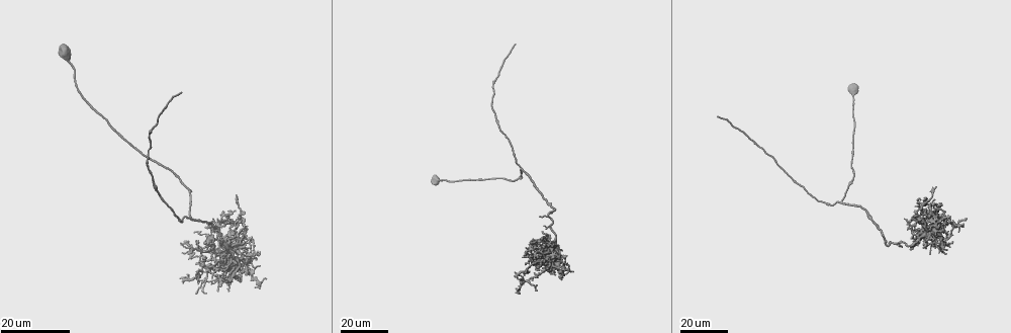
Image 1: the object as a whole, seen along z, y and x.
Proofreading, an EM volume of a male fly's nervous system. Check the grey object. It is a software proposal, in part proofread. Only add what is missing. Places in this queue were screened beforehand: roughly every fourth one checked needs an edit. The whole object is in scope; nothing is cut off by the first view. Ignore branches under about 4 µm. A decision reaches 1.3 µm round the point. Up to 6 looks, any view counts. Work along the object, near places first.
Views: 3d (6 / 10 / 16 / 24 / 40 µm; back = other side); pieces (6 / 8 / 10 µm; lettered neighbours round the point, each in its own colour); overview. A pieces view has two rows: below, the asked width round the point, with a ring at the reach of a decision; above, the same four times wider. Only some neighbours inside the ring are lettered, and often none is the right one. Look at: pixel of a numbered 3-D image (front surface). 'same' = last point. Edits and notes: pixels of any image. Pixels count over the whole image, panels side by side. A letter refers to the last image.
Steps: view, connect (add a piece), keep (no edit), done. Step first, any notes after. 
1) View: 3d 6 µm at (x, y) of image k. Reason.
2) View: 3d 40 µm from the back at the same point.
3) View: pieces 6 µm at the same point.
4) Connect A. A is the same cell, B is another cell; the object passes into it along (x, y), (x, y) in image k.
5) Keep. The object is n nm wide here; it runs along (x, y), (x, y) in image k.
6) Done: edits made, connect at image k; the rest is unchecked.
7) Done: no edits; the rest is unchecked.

View: 3d 16 µm at (550, 272) of image 1. Branch stops here.

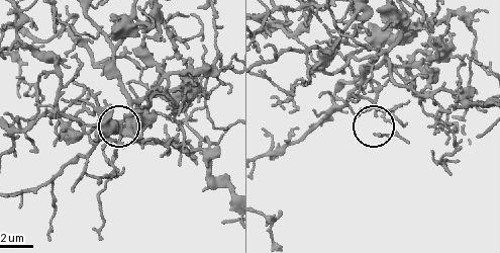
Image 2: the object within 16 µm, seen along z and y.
View: pieces 10 µm at (379, 134) of image 2.

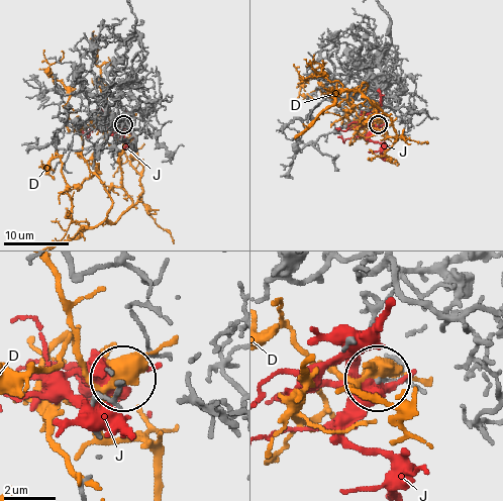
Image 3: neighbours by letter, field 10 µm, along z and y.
Keep. D and J are other cells; no lettered piece goes on from it.

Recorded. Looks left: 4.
View: 3d 16 µm at (533, 271) of image 1. Free end.

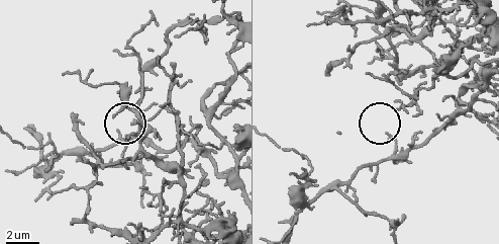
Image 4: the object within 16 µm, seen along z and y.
View: pieces 8 µm at (133, 121) of image 4.

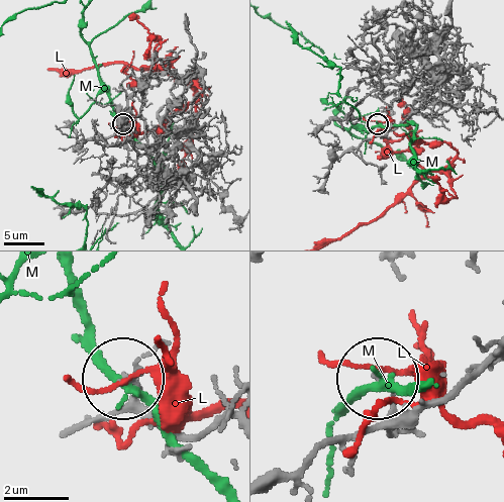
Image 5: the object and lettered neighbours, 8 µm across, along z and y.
Keep. The object is 160 nm wide here; L and M are other cells; no lettered piece goes on from it.

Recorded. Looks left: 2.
View: 3d 16 µm at (514, 44) of image 1. Tapers out.

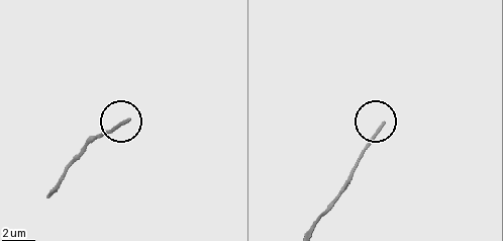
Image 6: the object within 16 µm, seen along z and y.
View: pieces 8 µm at (126, 119) of image 6. See the neighbours.

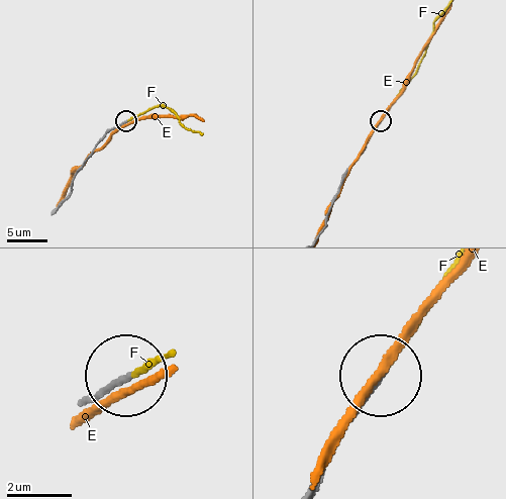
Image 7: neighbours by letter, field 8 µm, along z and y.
Connect F. F is the same cell, E is another cell; the object passes into it along (83, 403), (160, 360) in image 7; it goes on there.

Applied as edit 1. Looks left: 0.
Done: edits made, connect at image 7; the rest is unchecked.

